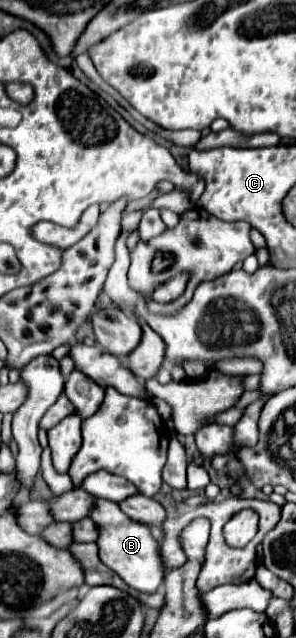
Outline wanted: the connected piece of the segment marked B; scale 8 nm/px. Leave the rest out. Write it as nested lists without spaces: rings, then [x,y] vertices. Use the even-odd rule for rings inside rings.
[[[96,500],[96,508],[90,516],[98,528],[100,528],[100,538],[98,538],[98,548],[100,548],[100,560],[114,570],[128,586],[146,592],[146,594],[154,594],[160,584],[164,582],[164,572],[166,566],[160,558],[160,550],[158,550],[158,542],[152,538],[150,528],[142,522],[132,520],[130,516],[126,516],[120,506],[116,502],[110,500]]]

